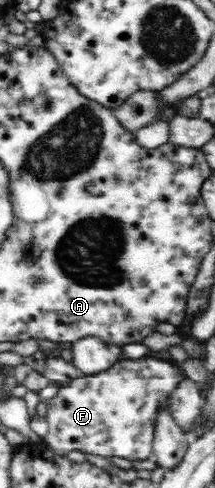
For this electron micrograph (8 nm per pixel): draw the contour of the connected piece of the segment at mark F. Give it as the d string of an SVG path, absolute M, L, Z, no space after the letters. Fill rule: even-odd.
M151 355L139 360L121 358L107 371L76 378L69 384L59 387L55 397L48 400L45 416L48 434L42 442L48 450L57 455L66 455L72 450L80 450L105 458L118 456L131 461L149 458L152 452L156 412L162 404L168 404L171 392L175 390L175 385L183 375L181 368L164 355Z

